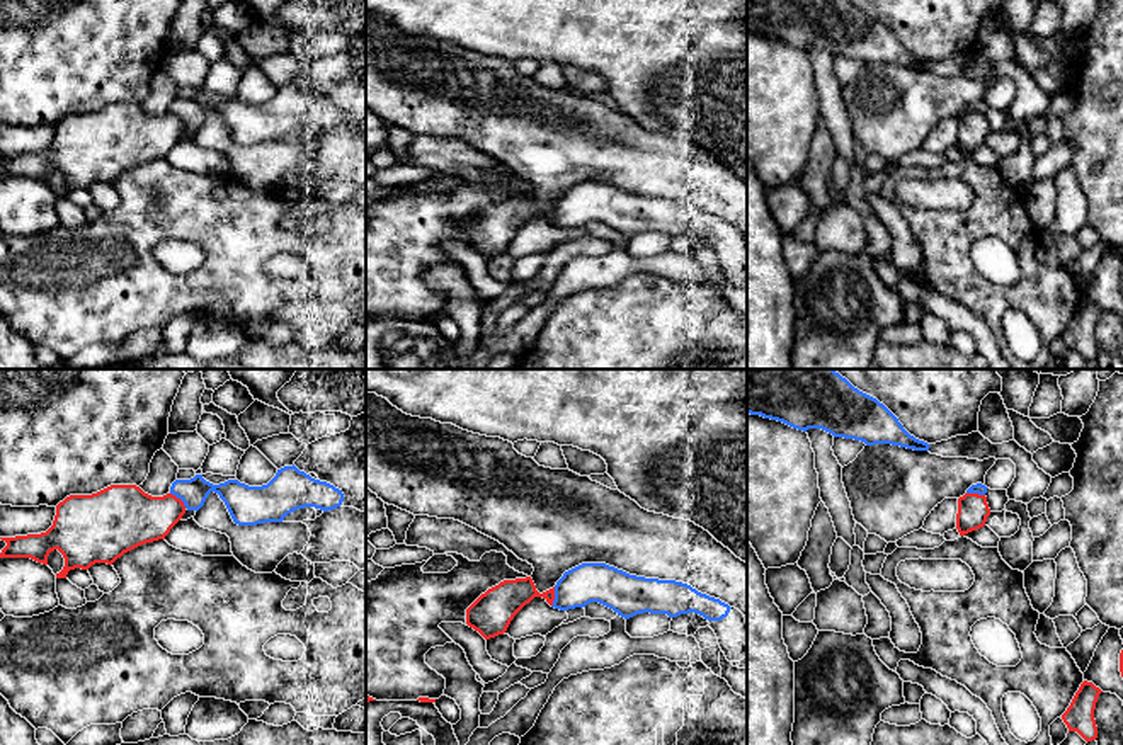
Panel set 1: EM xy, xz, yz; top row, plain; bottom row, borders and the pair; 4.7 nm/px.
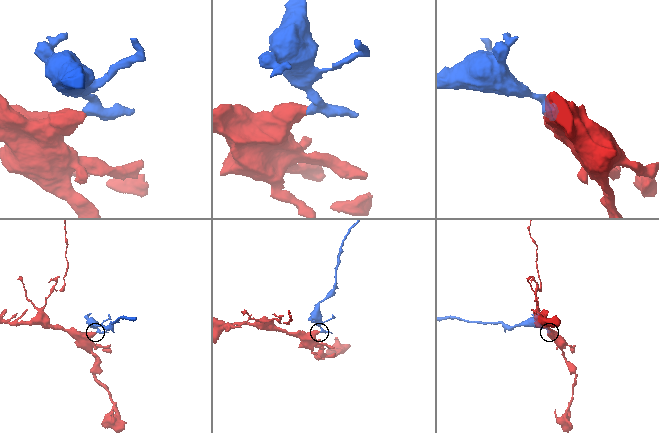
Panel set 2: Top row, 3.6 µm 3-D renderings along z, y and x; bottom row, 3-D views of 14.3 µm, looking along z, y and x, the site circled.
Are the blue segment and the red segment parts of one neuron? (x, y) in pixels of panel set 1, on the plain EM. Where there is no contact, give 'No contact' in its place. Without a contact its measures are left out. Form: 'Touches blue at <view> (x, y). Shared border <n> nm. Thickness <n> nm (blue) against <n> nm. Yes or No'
Touches blue at xy (179, 116). Shared border 110 nm. Thickness 130 nm (blue) against 280 nm. No

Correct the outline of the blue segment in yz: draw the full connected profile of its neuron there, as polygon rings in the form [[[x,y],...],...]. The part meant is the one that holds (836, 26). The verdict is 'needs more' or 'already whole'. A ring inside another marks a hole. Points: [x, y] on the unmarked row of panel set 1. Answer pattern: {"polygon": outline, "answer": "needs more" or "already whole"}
{"polygon": [[[747,0],[747,32],[803,51],[822,48],[866,65],[892,63],[914,70],[929,70],[931,65],[910,54],[883,22],[849,0]]], "answer": "already whole"}

